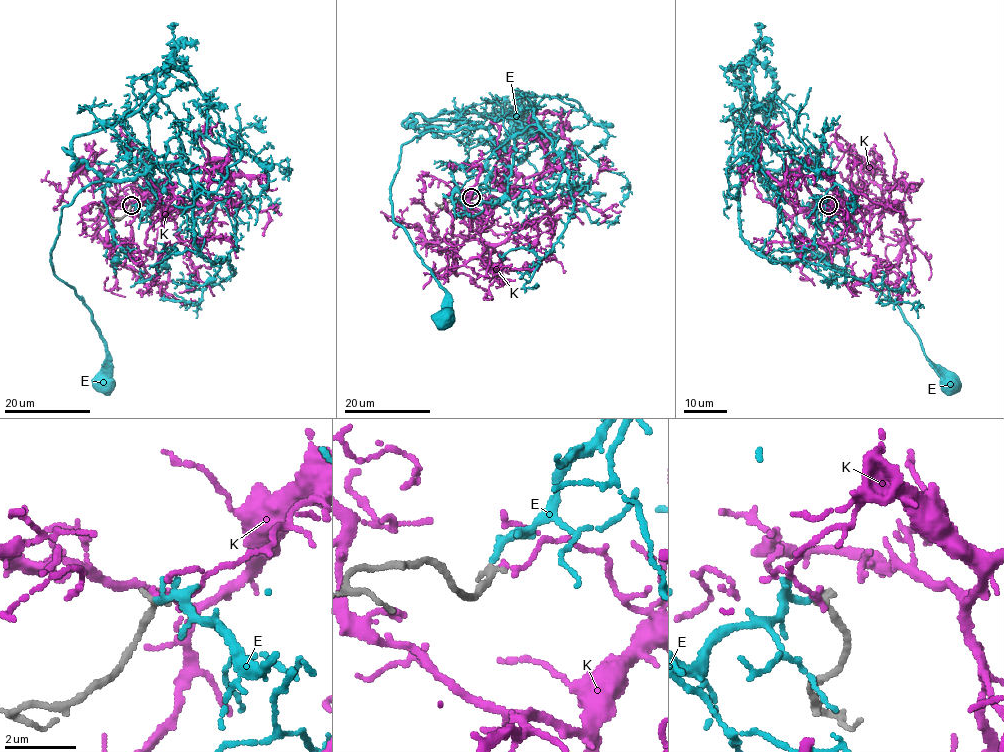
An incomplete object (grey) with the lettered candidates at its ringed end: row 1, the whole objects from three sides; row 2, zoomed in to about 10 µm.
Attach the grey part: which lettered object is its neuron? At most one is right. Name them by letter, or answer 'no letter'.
E

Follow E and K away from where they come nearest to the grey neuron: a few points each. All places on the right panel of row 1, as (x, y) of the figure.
E: (828, 205), (813, 213), (759, 174), (801, 234), (900, 310), (952, 388)
K: (829, 204), (848, 202), (858, 244), (844, 254), (797, 170), (782, 183), (741, 170), (754, 177)

